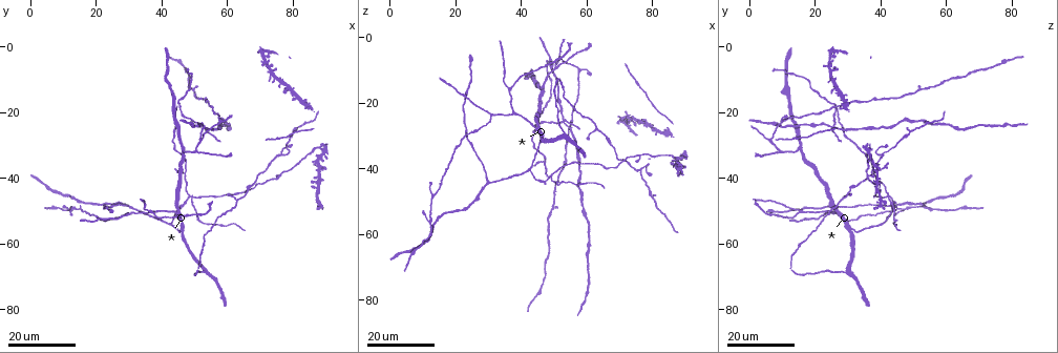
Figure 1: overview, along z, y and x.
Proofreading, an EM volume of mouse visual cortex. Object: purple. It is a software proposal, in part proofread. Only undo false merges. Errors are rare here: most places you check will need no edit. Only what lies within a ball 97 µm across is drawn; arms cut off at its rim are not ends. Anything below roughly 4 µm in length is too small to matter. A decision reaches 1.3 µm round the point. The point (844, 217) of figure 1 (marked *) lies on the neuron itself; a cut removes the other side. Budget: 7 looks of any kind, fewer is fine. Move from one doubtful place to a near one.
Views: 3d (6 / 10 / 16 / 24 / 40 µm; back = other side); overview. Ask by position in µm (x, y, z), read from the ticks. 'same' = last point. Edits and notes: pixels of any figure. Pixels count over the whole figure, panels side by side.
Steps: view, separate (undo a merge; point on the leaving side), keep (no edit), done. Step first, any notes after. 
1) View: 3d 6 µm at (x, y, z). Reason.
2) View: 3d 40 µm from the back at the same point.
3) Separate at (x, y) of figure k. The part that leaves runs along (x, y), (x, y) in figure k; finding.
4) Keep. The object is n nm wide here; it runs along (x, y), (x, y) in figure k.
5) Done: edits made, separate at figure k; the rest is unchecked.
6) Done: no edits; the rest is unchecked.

View: 3d 16 µm at (31.5, 50.0, 24.0). Arms part here.

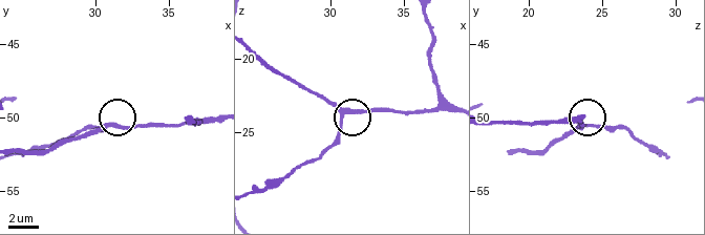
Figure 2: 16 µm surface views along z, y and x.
View: 3d 6 µm at (30.6, 50.4, 23.8).

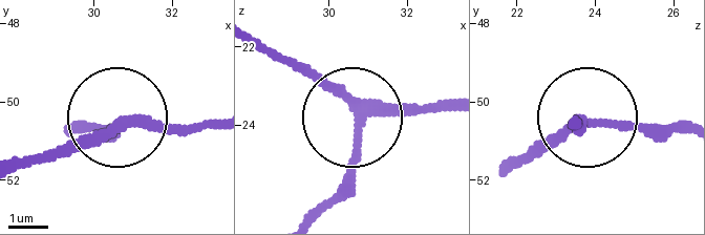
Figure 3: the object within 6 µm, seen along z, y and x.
Keep. 3 arms meet here; it runs along (212, 123), (122, 120), (35, 159) in figure 3; one neuron here.

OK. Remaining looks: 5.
View: 3d 16 µm at (48.5, 45.0, 43.0). Four-way junction.

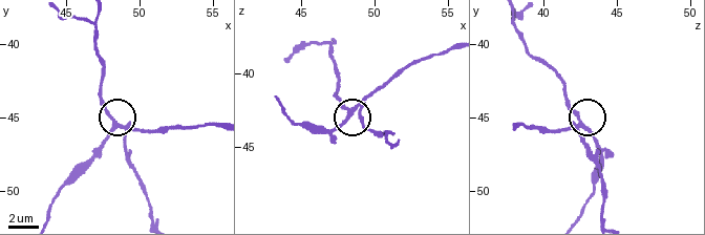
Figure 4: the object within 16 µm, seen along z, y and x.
View: 3d 10 µm at (48.4, 45.4, 42.6). Closer look.

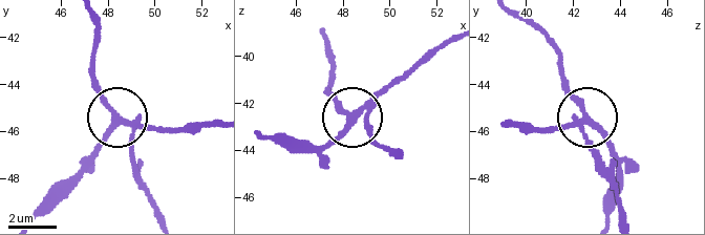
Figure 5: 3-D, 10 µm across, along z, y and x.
Separate at (130, 155) of figure 5. The part that leaves runs along (134, 126), (134, 172), (154, 214) in figure 5; two neurons meet here.

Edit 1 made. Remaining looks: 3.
View: 3d 24 µm at (76.5, 33.5, 40.0).

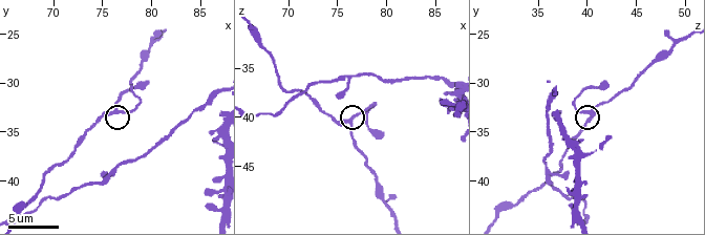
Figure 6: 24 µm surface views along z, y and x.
View: 3d 6 µm at (76.6, 32.6, 40.2).

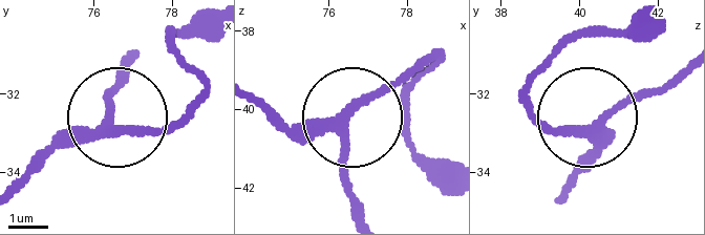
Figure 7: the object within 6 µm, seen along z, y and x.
Keep. It runs along (561, 189), (592, 129), (535, 122) in figure 7; one neuron here.

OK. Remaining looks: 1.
Done: edits made, separate at figure 5; the rest is unchecked.

